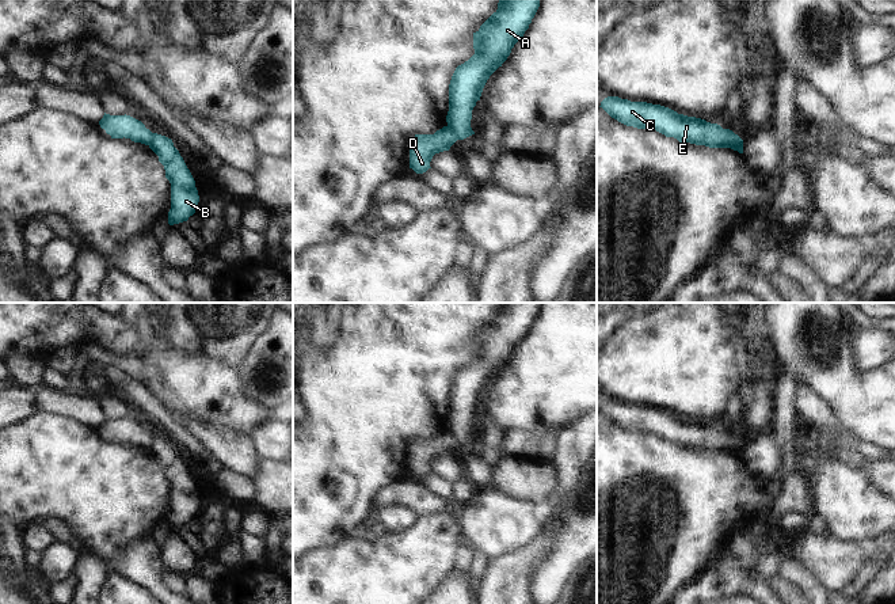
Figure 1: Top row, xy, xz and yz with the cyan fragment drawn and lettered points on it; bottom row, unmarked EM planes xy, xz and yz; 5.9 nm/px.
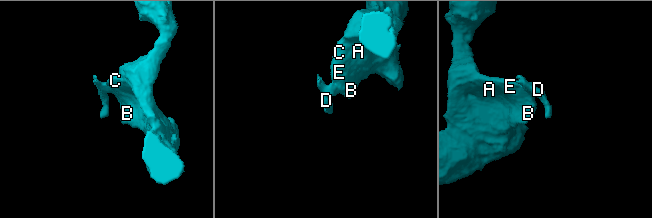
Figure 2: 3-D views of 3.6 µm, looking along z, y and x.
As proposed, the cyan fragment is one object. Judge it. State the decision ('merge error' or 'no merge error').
merge error

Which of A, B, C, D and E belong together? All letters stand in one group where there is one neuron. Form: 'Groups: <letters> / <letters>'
Groups: A B C E / D.

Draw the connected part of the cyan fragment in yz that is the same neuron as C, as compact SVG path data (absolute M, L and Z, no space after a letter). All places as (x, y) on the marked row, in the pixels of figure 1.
M608 96L601 106L612 118L637 129L652 129L679 143L705 145L709 148L731 148L743 153L736 134L717 124L678 114L677 111L647 102L631 102L618 96Z

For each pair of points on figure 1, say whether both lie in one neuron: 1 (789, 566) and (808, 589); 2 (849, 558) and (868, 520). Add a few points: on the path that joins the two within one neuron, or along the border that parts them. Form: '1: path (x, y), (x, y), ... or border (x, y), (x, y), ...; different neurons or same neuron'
1: path (795, 572), (807, 584); same neuron
2: border (829, 528), (838, 539), (861, 542); different neurons

